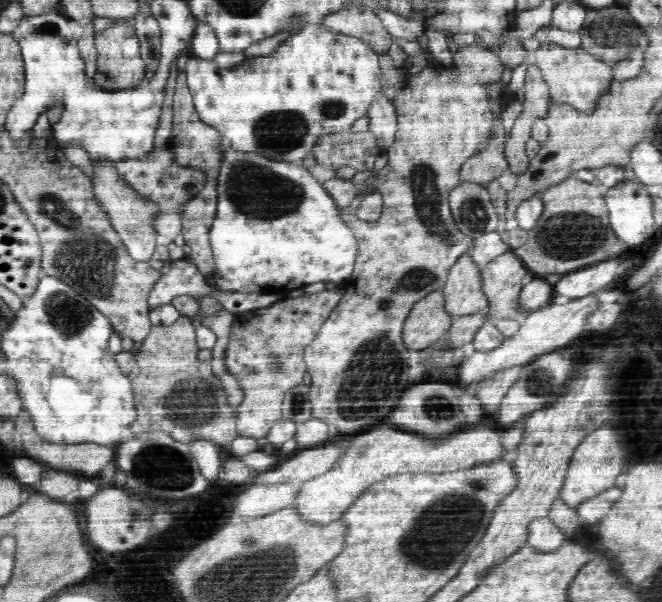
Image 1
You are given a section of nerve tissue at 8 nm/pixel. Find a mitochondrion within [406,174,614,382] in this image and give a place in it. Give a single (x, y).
(570, 235)

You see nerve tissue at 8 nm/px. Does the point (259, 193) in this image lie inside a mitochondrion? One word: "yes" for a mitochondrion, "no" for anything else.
yes

